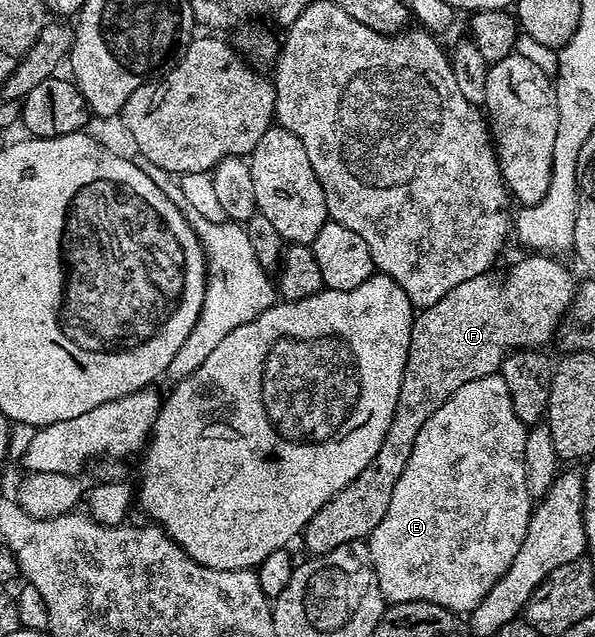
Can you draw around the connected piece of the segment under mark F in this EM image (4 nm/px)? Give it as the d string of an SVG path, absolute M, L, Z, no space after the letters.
M532 252L527 255L521 262L516 262L512 266L512 270L508 270L504 274L504 278L499 278L496 272L487 274L479 274L474 276L474 280L462 280L462 284L458 284L458 288L450 288L450 292L446 292L446 296L442 296L442 300L438 300L438 304L423 307L412 319L412 331L410 332L410 348L406 356L406 368L402 376L402 388L398 392L398 404L394 408L394 420L390 420L390 428L386 428L386 440L382 440L382 448L378 448L378 452L374 456L374 460L370 460L370 464L366 464L366 468L362 468L362 472L353 482L346 484L346 488L342 488L342 492L338 492L324 505L318 508L318 512L314 512L314 516L304 526L302 535L302 543L309 551L309 555L325 554L339 546L345 546L351 542L358 542L367 539L372 530L378 524L378 520L382 520L382 516L386 516L386 508L390 508L390 496L394 496L394 484L398 484L398 476L402 476L402 468L406 468L406 460L410 460L410 452L414 440L418 436L418 432L422 432L422 424L426 424L426 420L430 420L430 416L434 416L434 412L438 412L438 408L442 408L442 404L446 404L446 400L450 400L450 396L454 396L454 392L458 392L458 388L462 388L462 384L470 384L470 380L478 380L482 376L490 376L497 373L503 360L512 351L518 351L525 348L544 348L548 341L557 337L560 324L564 320L564 315L568 313L568 305L572 302L572 298L576 295L577 283L572 282L572 274L560 262L555 262L555 257L549 256L544 252Z

